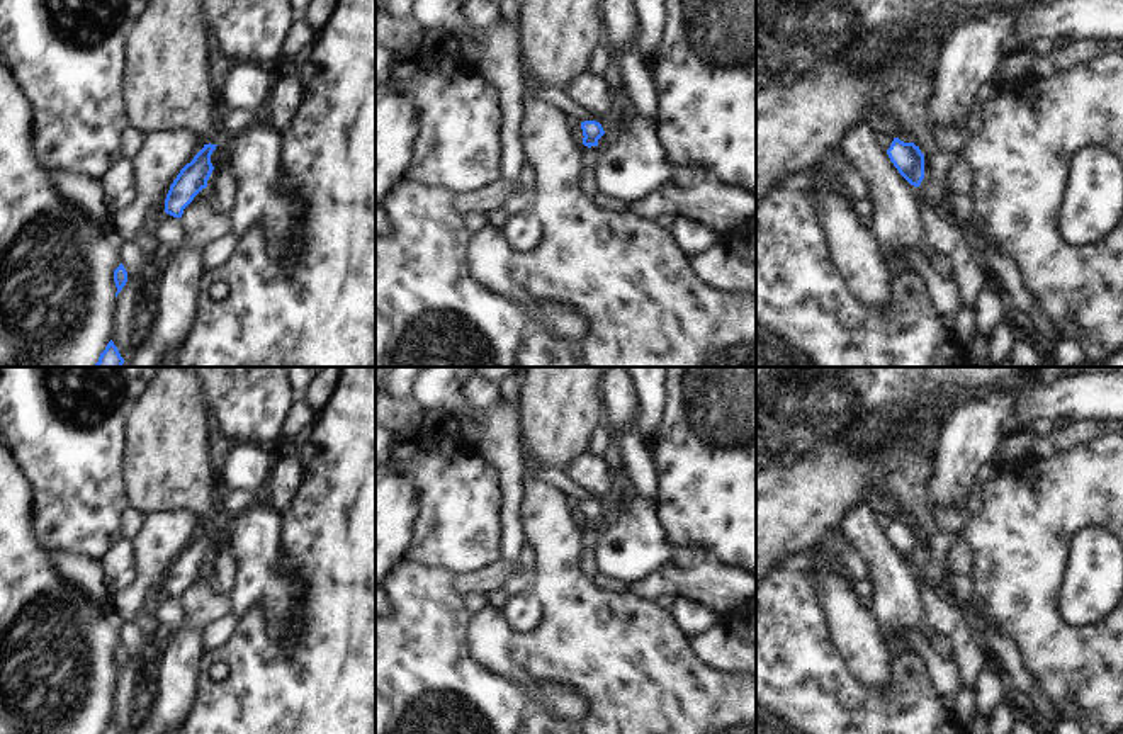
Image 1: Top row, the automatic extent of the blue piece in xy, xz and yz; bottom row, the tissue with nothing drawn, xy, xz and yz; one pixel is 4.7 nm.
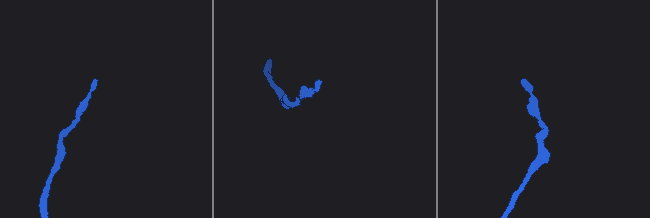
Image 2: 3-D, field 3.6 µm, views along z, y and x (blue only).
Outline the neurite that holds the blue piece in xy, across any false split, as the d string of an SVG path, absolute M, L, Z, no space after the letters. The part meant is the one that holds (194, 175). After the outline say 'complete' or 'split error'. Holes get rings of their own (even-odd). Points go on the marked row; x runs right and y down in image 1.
M204 144L204 148L187 163L173 184L165 199L165 212L173 217L182 217L183 209L194 200L194 197L207 187L207 180L214 170L211 155L217 144Z | complete

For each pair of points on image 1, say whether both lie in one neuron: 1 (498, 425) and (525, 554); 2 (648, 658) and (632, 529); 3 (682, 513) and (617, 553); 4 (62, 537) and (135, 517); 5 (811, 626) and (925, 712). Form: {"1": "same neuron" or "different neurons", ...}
{"1": "different neurons", "2": "different neurons", "3": "different neurons", "4": "different neurons", "5": "same neuron"}

